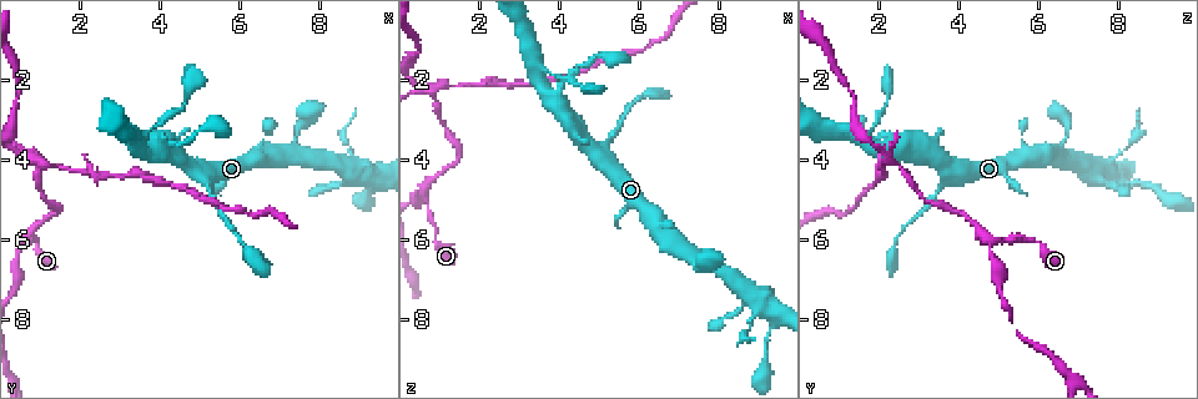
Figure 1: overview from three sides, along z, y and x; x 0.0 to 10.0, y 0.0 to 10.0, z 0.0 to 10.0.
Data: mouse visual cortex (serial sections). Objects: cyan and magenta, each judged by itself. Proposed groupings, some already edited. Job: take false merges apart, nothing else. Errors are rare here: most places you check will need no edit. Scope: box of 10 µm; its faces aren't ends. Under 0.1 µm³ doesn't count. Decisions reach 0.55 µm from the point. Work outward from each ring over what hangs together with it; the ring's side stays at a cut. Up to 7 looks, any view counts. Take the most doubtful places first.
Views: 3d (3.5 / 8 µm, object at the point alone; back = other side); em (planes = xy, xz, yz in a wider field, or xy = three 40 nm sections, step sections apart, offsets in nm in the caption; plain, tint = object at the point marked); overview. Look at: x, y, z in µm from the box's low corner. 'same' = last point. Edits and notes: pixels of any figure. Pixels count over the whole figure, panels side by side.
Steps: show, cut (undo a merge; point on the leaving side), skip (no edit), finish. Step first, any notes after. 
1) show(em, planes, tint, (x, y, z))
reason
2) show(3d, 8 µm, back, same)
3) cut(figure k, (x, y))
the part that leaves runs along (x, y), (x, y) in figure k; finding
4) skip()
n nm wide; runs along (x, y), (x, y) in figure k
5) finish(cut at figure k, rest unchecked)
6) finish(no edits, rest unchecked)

show(3d, 8 µm, back, (0.70, 3.95, 2.20))
sharp bend

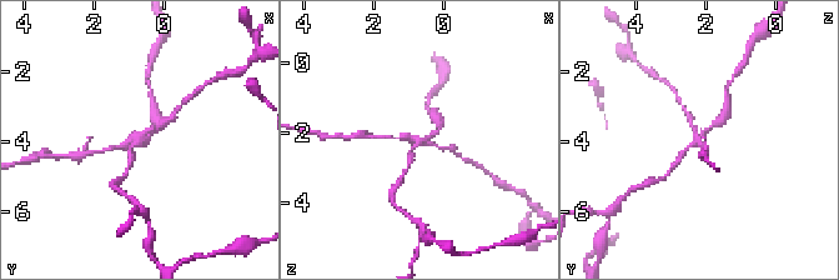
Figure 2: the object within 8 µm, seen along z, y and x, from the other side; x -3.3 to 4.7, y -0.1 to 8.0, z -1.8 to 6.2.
show(3d, 3.5 µm, same)
closer look

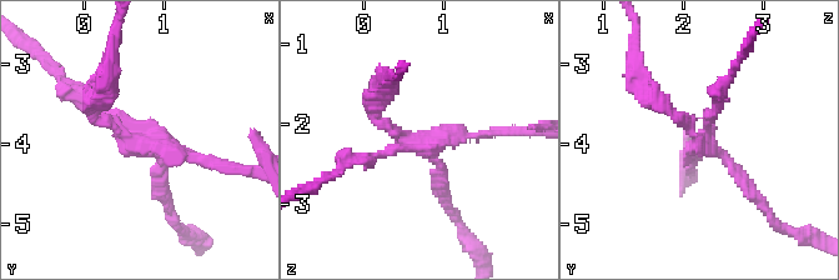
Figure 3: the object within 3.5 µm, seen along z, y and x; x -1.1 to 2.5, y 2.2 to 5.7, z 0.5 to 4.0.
cut(figure 3, (194, 158))
4 arms; the part that leaves runs along (146, 144), (224, 168), (257, 168) in figure 3; a second cell is stuck on

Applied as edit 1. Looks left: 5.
show(overview)

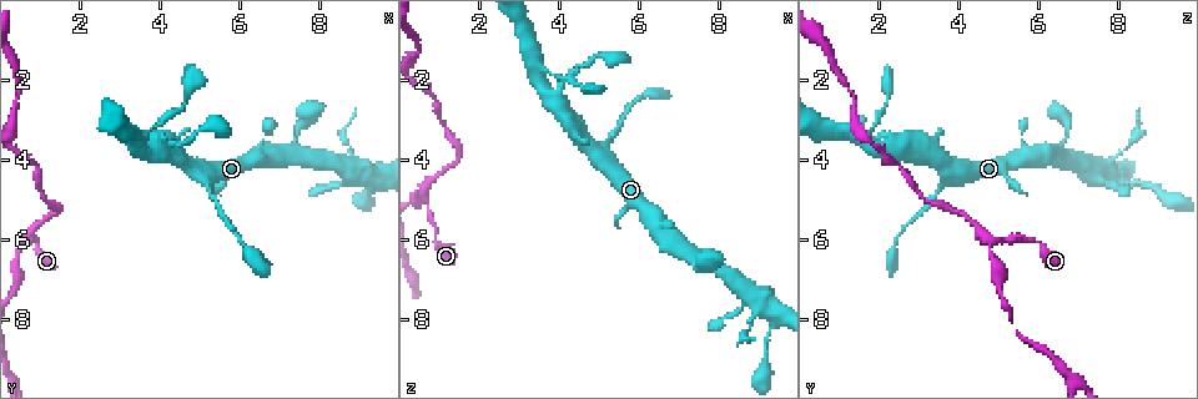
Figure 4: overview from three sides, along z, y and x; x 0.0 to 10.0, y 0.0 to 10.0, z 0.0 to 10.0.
show(3d, 3.5 µm, (3.40, 3.55, 1.75))

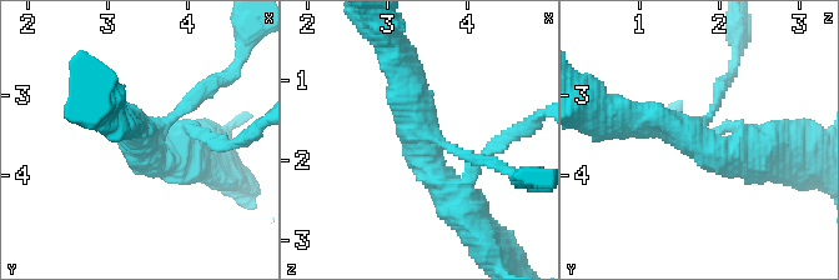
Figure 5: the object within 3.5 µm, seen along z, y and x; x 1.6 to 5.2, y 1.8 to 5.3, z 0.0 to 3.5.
show(em, xy, step 2, tint, (3.45, 3.60, 1.75))

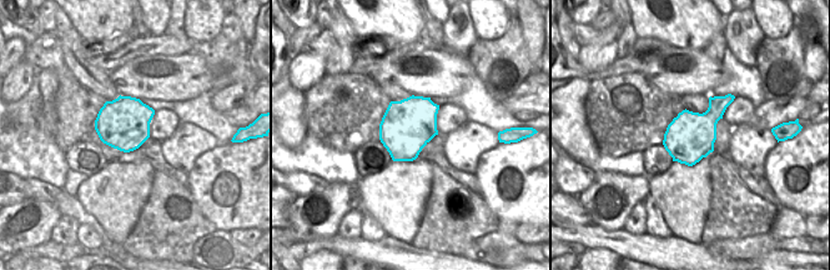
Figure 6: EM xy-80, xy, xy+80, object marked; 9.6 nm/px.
skip()
3 arms; runs along (460, 203), (422, 155), (402, 69) in figure 5; all the same cell

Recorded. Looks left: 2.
show(3d, 3.5 µm, (9.35, 4.40, 7.80))
sharp bend

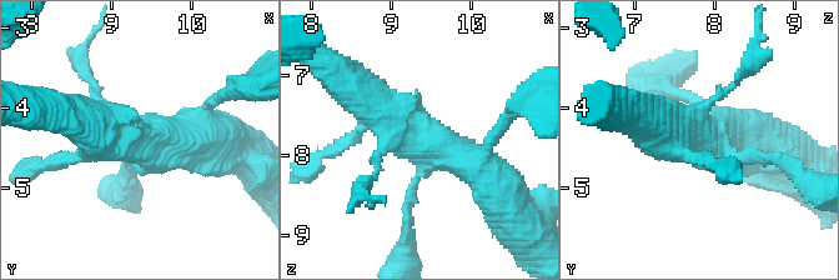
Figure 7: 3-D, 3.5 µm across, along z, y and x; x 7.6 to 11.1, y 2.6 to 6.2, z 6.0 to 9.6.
show(em, xy, step 5, tint, (9.35, 4.40, 7.80))

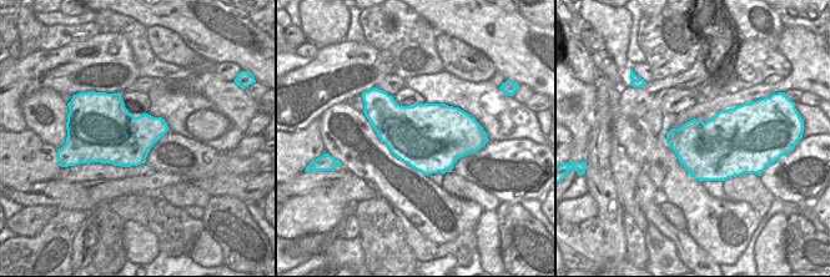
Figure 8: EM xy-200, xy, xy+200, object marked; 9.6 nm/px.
skip()
runs along (352, 86), (426, 148), (406, 209) in figure 7; continuous, no second cell

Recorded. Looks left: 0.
finish(cut at figure 3, rest unchecked)

